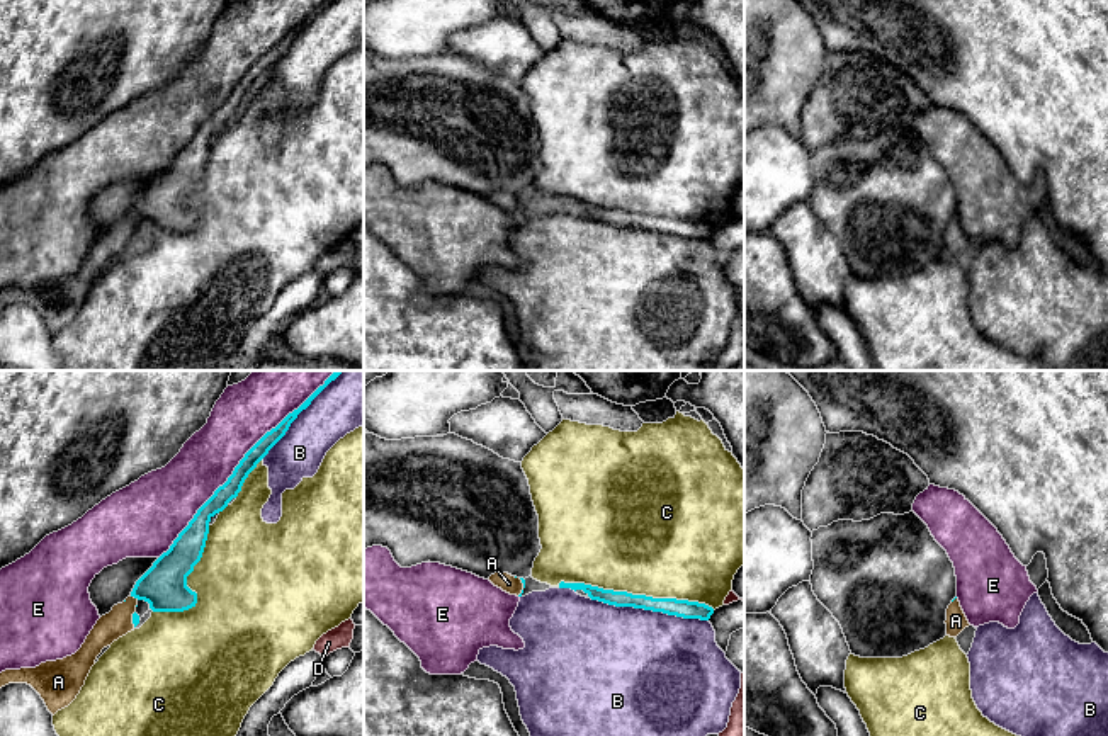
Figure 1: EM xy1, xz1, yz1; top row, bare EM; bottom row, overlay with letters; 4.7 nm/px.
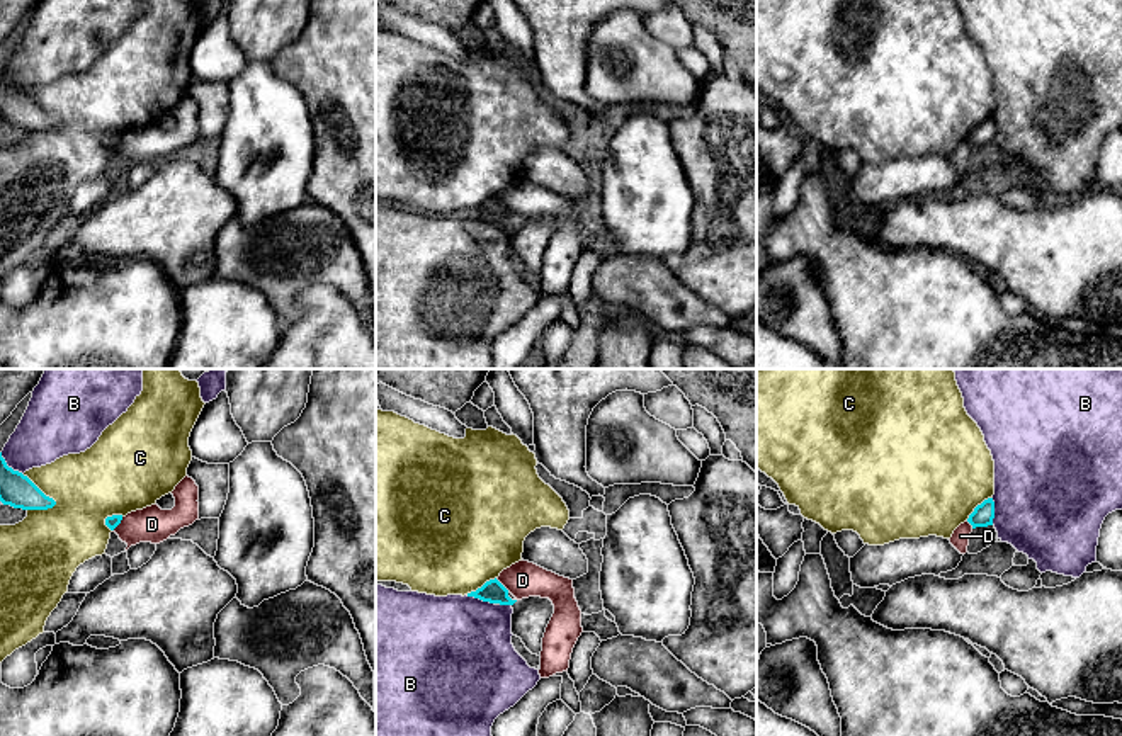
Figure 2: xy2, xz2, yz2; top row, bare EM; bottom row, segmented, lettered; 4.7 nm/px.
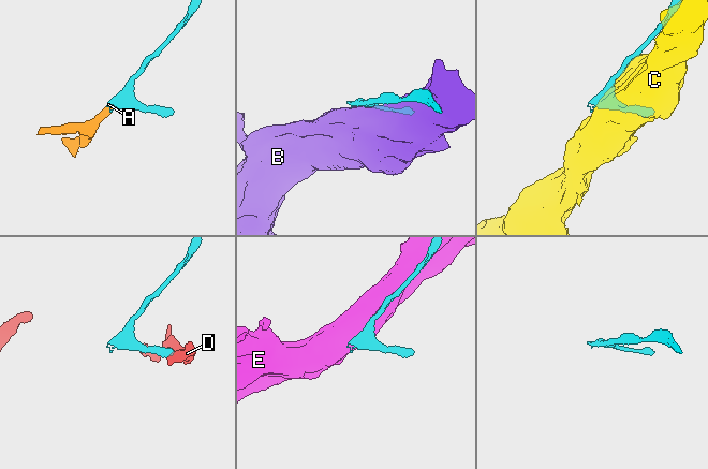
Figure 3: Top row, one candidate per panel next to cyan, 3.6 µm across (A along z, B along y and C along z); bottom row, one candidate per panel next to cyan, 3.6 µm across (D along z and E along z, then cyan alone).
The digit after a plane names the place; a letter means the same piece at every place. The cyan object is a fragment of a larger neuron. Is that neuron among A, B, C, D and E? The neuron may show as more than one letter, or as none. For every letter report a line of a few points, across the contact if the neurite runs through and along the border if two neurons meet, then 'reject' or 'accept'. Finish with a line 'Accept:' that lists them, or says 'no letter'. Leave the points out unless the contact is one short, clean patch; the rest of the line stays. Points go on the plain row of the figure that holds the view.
A: xy1 (163, 204), (148, 206), (135, 216), (118, 242) | accept
B: reject
C: reject
D: xy2 (123, 136), (113, 150) | reject
E: reject
Accept: A

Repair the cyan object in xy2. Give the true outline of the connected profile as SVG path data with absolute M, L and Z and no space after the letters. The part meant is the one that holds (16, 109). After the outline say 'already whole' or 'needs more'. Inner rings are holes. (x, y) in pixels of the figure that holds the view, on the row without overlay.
M0 71L0 121L22 129L48 129L56 121L46 116L27 95L7 85Z; already whole

